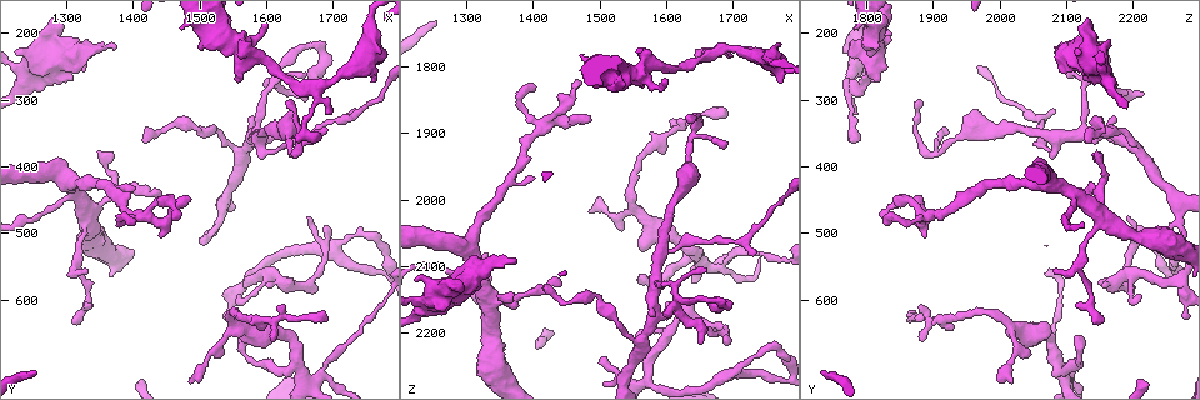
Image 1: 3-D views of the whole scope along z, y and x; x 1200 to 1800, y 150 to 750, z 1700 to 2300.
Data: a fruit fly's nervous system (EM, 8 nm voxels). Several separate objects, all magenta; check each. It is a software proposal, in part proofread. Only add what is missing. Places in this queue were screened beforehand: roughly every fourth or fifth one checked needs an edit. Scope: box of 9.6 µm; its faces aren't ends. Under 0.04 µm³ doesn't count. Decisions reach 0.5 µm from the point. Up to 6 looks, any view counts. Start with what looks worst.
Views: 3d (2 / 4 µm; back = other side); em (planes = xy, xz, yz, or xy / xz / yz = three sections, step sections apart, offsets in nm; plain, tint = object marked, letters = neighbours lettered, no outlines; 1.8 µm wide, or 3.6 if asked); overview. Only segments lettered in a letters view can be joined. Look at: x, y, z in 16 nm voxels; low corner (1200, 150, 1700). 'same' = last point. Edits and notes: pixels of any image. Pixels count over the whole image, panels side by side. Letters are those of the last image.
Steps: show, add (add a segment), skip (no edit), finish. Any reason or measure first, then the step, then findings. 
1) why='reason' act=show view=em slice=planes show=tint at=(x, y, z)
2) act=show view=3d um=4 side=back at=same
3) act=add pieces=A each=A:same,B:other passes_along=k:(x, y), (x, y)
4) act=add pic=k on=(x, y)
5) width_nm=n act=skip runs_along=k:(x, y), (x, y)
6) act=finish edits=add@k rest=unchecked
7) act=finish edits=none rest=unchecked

why='thin end' act=show view=em slice=xz step=8 show=letters at=(1570, 660, 2120)

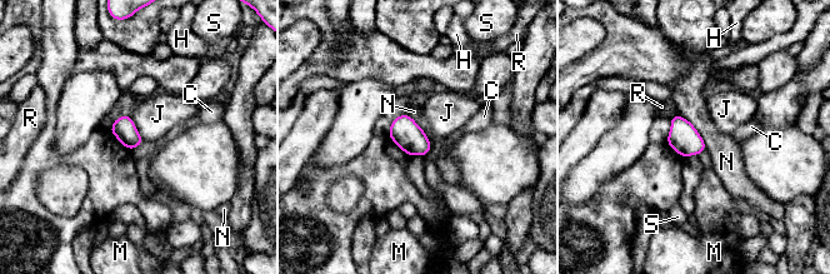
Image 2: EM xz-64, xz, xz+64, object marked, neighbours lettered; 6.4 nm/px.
act=show view=em slice=planes show=letters at=same

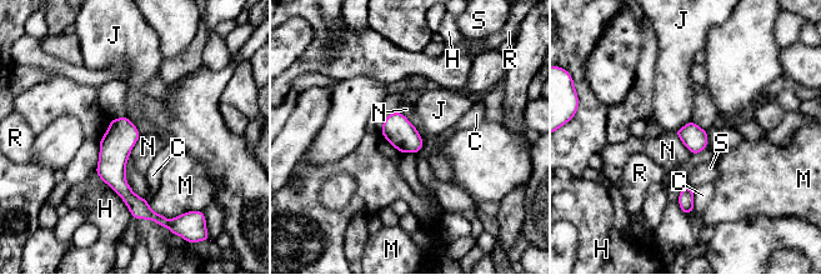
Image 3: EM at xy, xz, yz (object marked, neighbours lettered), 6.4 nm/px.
act=skip each=C:other,H:other,J:other,M:other,N:other,R:other,S:other runs_along=3:(114, 121), (115, 179), (136, 210) found='none of them fits'

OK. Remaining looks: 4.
why='touches itself' act=show view=3d um=2 at=(1770, 510, 2225)

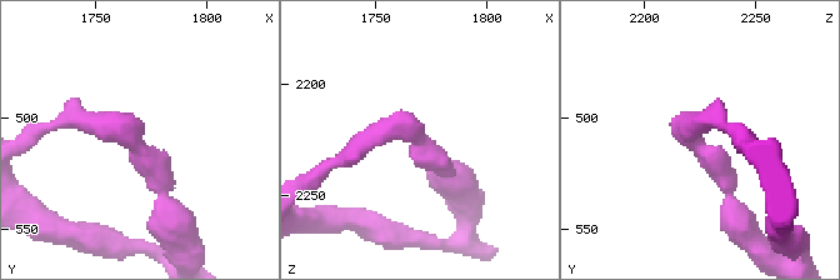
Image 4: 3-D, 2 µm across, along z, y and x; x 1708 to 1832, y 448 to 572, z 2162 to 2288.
act=show view=em um=3.6 slice=xy step=16 show=tint at=(1768, 514, 2227)

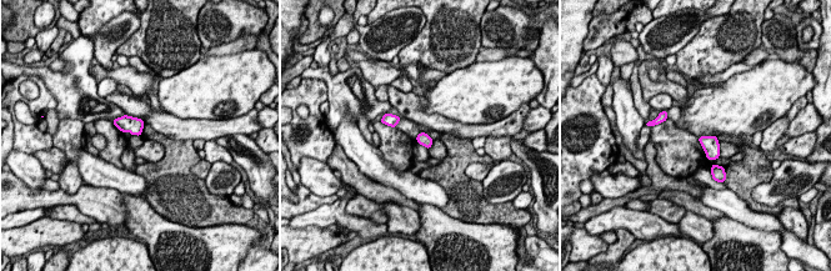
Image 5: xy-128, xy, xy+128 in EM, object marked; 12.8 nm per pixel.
why='another direction' act=show view=em um=3.6 slice=planes show=letters at=same

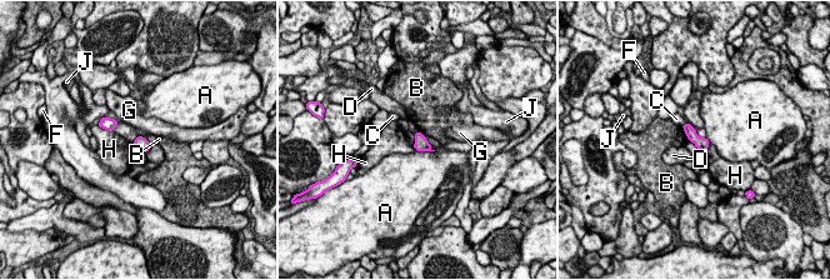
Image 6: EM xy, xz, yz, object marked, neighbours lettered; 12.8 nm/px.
width_nm=160 act=skip each=A:other,B:other,C:other,D:other,F:other,G:other,H:other,J:other found='none of them fits'

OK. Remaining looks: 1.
act=finish edits=none rest=unchecked

